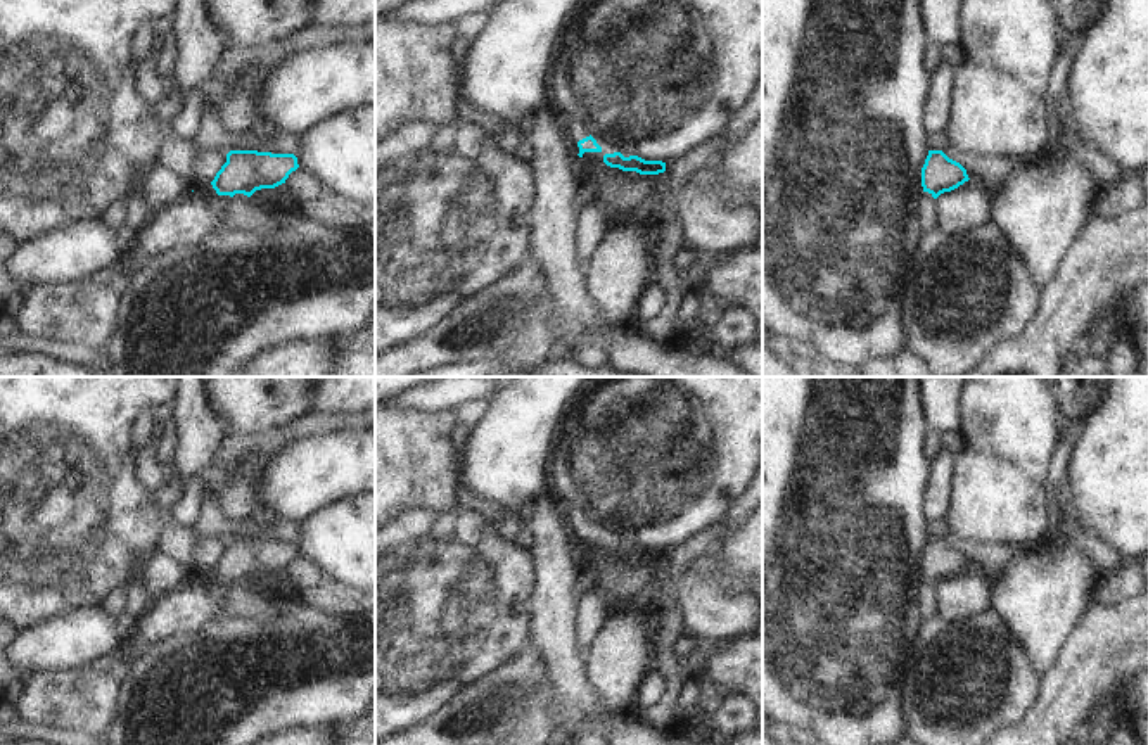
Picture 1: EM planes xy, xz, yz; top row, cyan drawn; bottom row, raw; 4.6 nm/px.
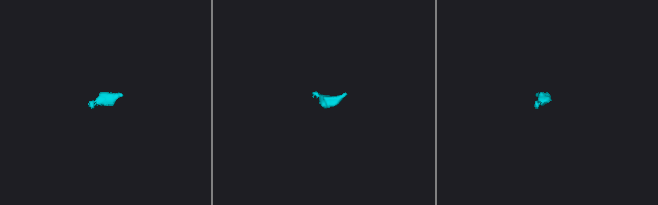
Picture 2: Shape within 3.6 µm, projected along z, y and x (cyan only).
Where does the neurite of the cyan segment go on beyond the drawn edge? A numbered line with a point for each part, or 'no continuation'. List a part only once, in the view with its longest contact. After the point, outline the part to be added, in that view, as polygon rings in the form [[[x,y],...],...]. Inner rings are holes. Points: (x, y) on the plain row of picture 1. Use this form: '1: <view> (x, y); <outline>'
no continuation

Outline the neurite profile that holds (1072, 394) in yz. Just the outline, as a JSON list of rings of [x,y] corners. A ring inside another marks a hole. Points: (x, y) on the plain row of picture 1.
[[[1037,377],[1053,392],[1065,427],[1079,423],[1089,413],[1089,401],[1110,377]]]

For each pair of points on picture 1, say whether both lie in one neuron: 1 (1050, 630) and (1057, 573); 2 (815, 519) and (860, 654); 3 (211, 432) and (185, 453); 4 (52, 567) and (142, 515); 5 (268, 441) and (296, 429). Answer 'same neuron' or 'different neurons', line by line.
1: same neuron
2: same neuron
3: same neuron
4: same neuron
5: different neurons

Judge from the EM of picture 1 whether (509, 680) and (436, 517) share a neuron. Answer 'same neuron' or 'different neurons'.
different neurons

